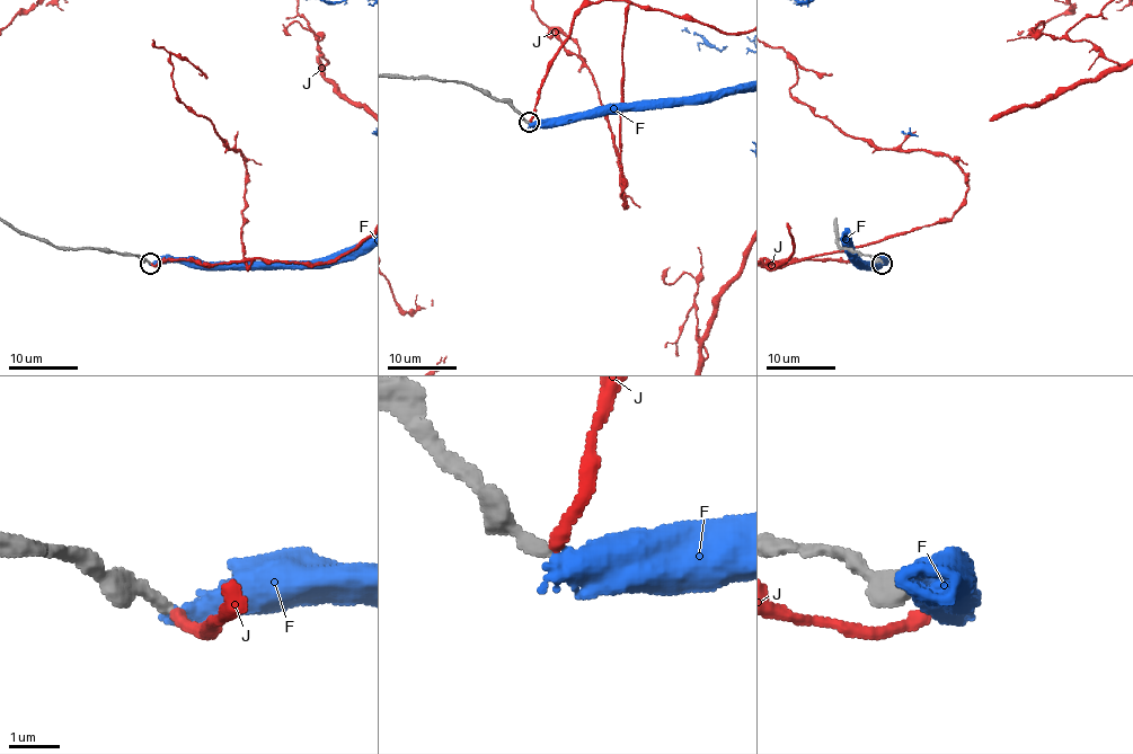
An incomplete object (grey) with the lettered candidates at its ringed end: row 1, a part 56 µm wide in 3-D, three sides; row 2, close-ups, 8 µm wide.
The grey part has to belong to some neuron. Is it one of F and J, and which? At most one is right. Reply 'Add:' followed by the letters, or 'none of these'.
Add: J

